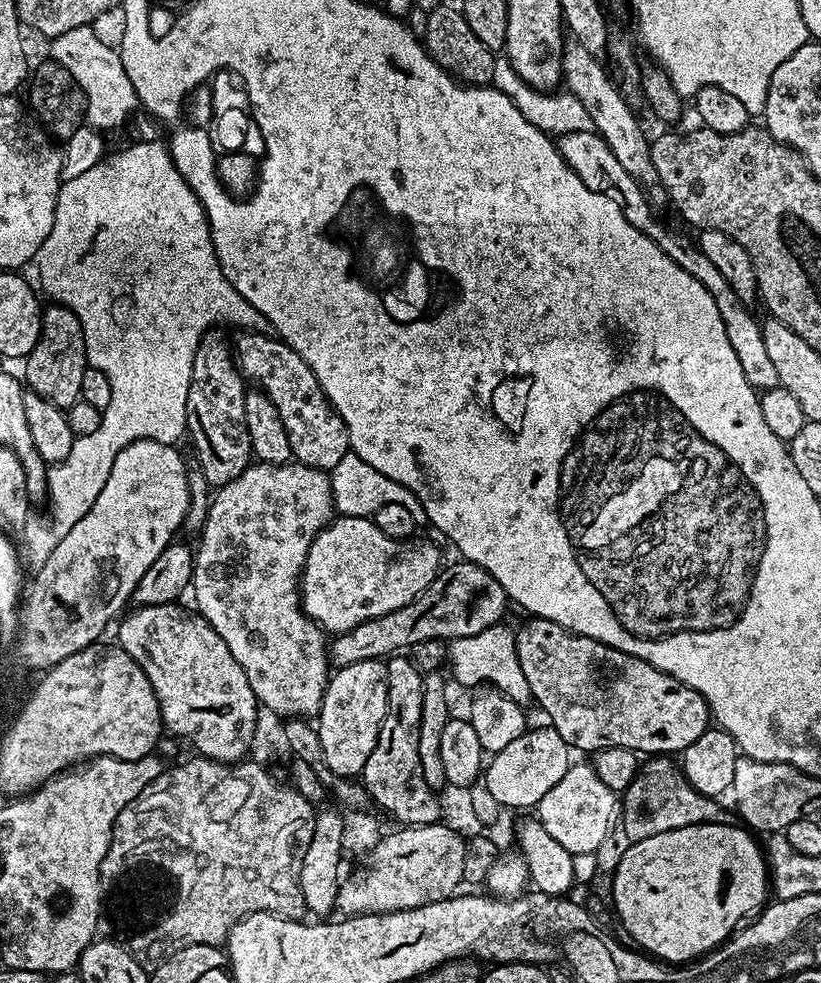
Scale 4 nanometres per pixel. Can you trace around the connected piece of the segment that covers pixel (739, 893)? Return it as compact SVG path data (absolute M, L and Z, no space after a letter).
M695 824L694 826L686 826L682 830L666 830L666 834L654 834L654 838L633 840L632 845L626 850L622 862L618 862L618 870L614 874L614 882L612 883L610 904L616 907L616 912L620 915L625 930L641 944L639 947L645 953L651 954L661 961L671 962L676 966L691 962L711 952L713 948L720 947L725 940L729 939L737 931L741 921L751 917L765 903L764 895L769 895L770 892L770 873L766 867L765 853L762 851L761 845L759 848L752 841L751 835L753 836L751 831L745 830L736 824Z

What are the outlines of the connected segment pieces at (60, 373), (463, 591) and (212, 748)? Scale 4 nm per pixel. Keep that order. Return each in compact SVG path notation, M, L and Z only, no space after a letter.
M49 303L43 309L40 318L38 342L34 350L30 350L30 354L23 357L23 364L23 383L31 391L37 392L43 400L48 400L54 406L65 410L80 401L82 374L86 374L88 359L84 345L84 331L76 315L61 304Z
M458 560L458 563L450 568L445 567L414 602L407 603L406 606L391 611L390 614L368 619L350 631L339 633L329 643L329 661L333 667L345 668L348 665L353 665L356 661L385 659L398 651L409 649L417 642L428 639L445 641L476 635L499 623L504 618L506 606L508 607L507 596L496 578L476 563Z
M179 603L133 607L133 612L129 611L119 621L120 629L115 639L118 646L126 650L126 654L130 654L138 666L142 666L142 674L150 678L150 686L154 686L154 694L160 703L163 727L167 731L169 728L176 736L188 736L189 742L197 748L195 751L209 760L216 760L220 764L237 763L249 755L258 709L256 695L254 690L250 690L250 682L246 682L242 666L238 666L234 654L230 654L230 646L218 638L216 631L205 622L203 616L192 610L184 616L180 607Z

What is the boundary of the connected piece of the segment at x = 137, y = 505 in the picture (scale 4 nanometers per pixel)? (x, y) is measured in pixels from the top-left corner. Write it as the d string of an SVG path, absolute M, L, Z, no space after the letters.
M135 440L133 444L123 448L118 454L118 458L114 458L114 466L110 466L110 478L106 478L106 486L102 486L98 498L94 498L94 506L90 506L90 510L86 510L86 518L74 522L74 526L70 526L70 534L66 534L66 538L58 540L52 553L43 557L41 564L44 565L37 570L33 580L31 577L30 587L22 600L19 637L14 647L17 653L20 651L20 660L26 667L47 670L58 662L70 658L70 654L78 654L78 650L97 643L103 637L100 635L103 634L104 627L112 619L115 621L125 611L124 603L127 605L131 601L132 591L136 589L138 582L142 582L142 574L146 574L146 570L150 570L150 566L154 566L158 554L162 554L162 550L166 550L169 544L173 543L175 536L172 535L185 525L188 518L188 474L190 468L189 465L184 465L184 460L180 457L178 449L179 447L163 444L157 440Z

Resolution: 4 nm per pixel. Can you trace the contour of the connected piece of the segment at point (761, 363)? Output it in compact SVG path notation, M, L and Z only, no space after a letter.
M578 130L577 133L560 134L556 140L556 148L560 151L566 166L570 166L570 170L574 174L578 174L578 178L582 178L582 182L586 182L586 186L590 186L592 192L606 194L606 198L618 202L618 210L622 210L626 222L630 222L630 226L634 226L634 230L646 234L671 260L678 262L678 266L682 266L682 270L686 270L686 274L698 278L698 282L702 282L702 286L706 286L706 290L710 290L710 298L714 298L714 306L718 306L722 326L726 326L726 338L730 338L730 346L734 349L738 363L742 365L742 374L746 378L746 382L750 382L750 386L760 392L779 388L778 369L766 351L766 342L762 338L761 321L759 319L756 321L752 317L752 310L740 301L738 294L734 294L730 282L726 282L726 278L722 278L721 272L712 265L710 258L706 258L706 254L700 252L699 247L693 241L691 244L682 233L675 232L670 225L663 224L656 217L656 212L652 209L651 202L648 201L649 193L634 177L626 174L626 169L618 163L618 158L614 158L614 150L610 150L610 146L606 146L604 139L594 130Z

